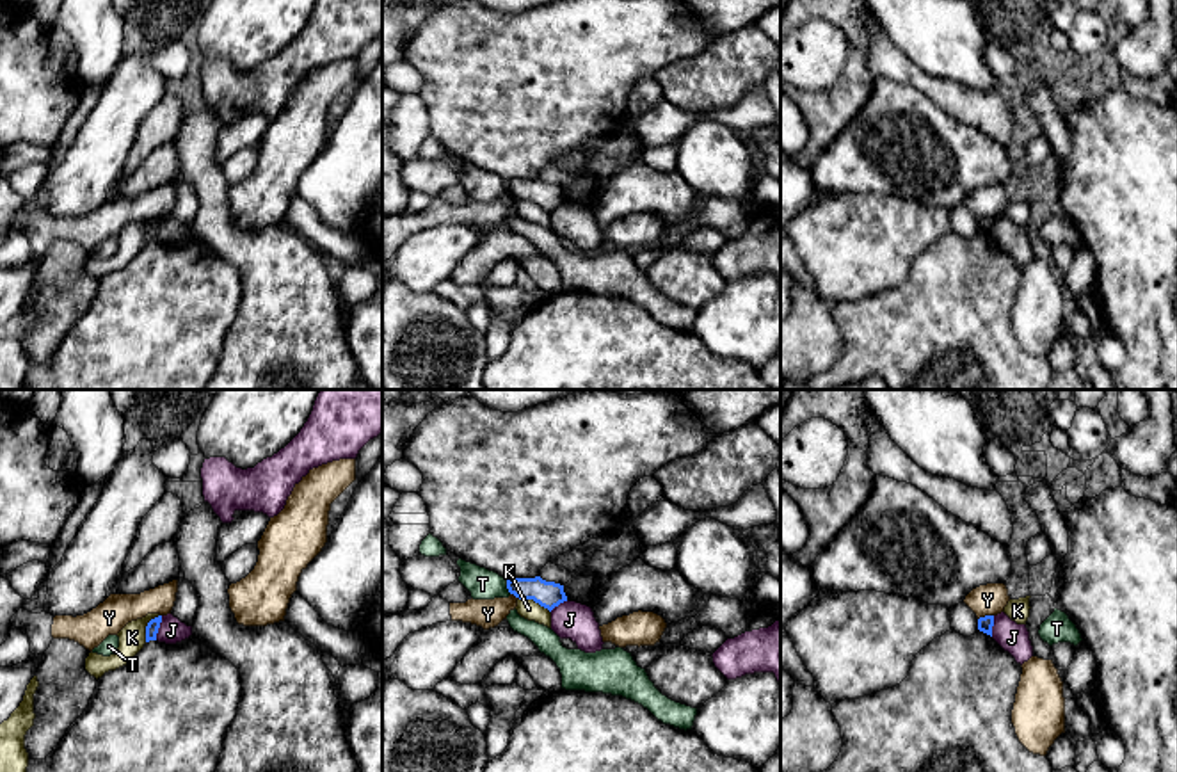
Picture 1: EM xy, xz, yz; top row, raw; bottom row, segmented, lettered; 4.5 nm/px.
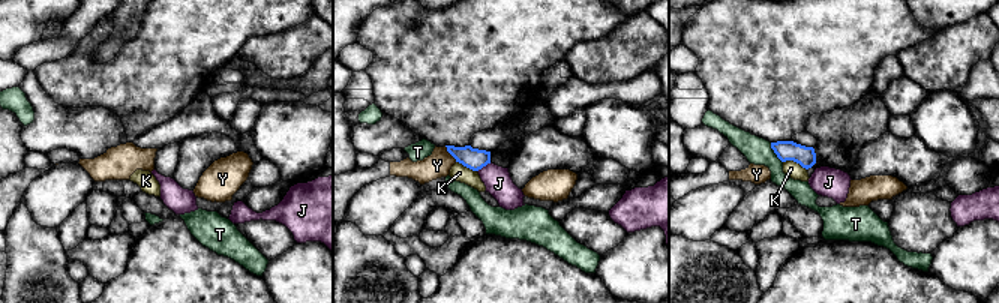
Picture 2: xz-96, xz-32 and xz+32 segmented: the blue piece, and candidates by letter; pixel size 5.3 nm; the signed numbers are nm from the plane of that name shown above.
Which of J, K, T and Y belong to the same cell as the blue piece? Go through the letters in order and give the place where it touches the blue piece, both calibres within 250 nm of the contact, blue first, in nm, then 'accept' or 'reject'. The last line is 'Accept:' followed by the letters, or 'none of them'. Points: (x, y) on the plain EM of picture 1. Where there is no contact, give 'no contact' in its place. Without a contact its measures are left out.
J: meets blue in xy at (159, 228); 60 nm thick on the blue side, 120 nm on the other; reject
K: meets blue in xz at (536, 203); 120 nm thick on the blue side, 90 nm on the other; reject
T: meets blue in xz at (507, 189); 120 nm thick on the blue side, 140 nm on the other; reject
Y: meets blue in yz at (985, 217); 70 nm thick on the blue side, 140 nm on the other; reject
Accept: none of them

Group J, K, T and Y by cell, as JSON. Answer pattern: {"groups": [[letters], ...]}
{"groups": [["J"], ["K"], ["T"], ["Y"]]}

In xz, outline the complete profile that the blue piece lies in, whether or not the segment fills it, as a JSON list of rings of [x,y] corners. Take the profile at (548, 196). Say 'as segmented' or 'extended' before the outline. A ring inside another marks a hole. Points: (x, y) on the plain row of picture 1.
as segmented; [[[540,178],[535,180],[510,180],[507,181],[507,190],[519,201],[533,201],[549,213],[560,205],[567,203],[564,187],[555,183],[546,183]]]

